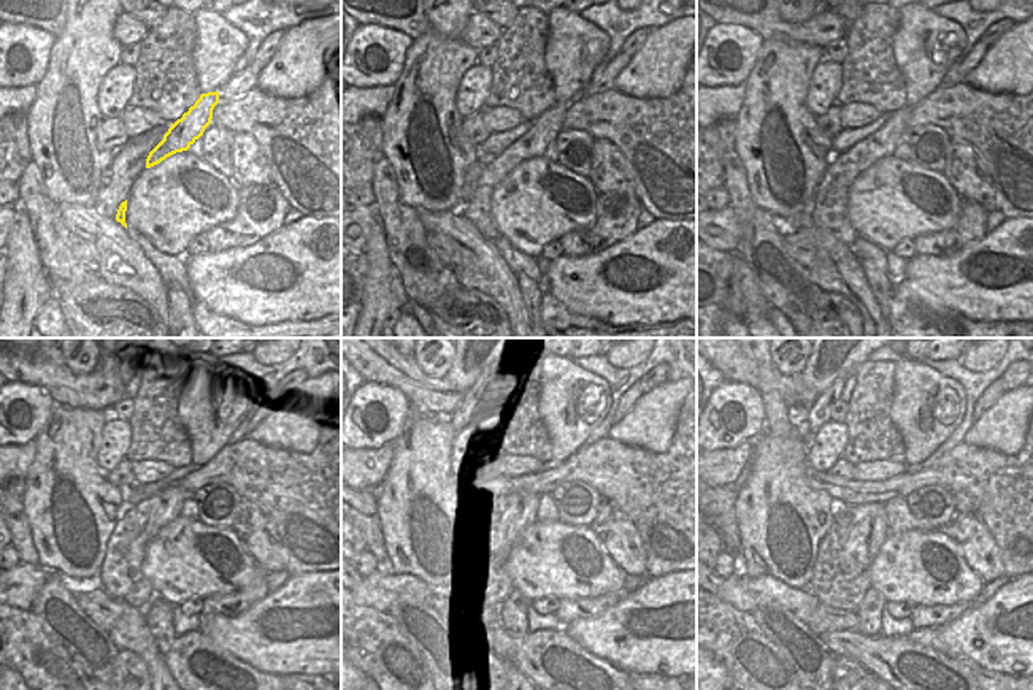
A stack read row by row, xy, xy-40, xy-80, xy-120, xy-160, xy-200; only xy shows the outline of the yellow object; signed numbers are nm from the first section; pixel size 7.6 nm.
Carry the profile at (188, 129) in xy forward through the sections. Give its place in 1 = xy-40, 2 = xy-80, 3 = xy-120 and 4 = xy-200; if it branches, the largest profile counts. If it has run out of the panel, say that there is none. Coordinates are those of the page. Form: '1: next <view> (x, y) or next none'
1: next xy-40 (478, 210)
2: next xy-80 (830, 208)
3: next xy-120 (121, 576)
4: next xy-200 (840, 579)

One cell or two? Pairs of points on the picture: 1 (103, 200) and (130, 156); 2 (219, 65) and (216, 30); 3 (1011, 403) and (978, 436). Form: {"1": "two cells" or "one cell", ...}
{"1": "one cell", "2": "one cell", "3": "one cell"}

